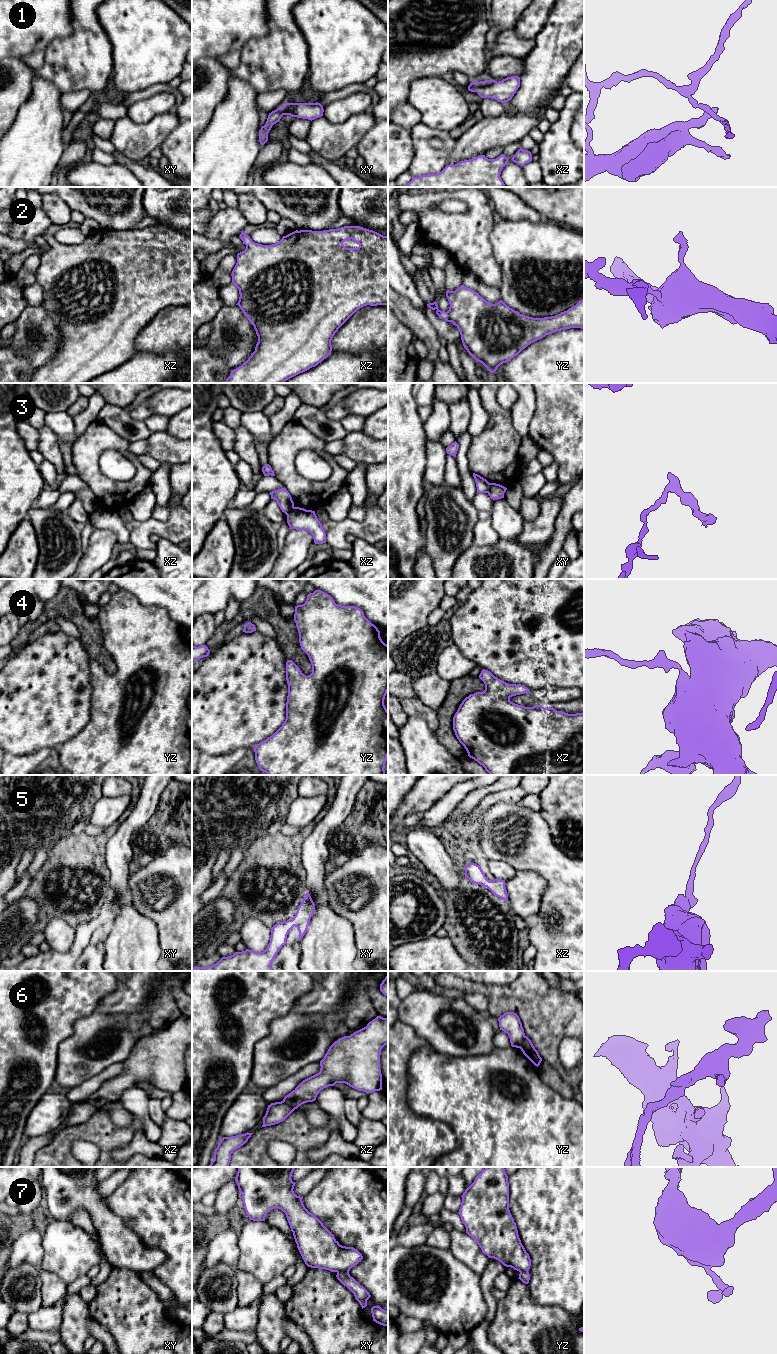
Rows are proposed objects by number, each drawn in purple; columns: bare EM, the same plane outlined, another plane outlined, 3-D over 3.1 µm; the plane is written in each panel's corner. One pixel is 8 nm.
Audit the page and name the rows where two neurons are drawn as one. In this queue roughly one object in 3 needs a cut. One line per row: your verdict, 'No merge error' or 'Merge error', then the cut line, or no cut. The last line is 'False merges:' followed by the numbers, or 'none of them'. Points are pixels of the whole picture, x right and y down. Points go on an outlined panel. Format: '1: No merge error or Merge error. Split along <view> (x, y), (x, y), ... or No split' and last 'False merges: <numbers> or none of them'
1: No merge error. No split
2: No merge error. No split
3: Merge error. Split along xy (490, 483), (490, 487), (486, 492)
4: No merge error. No split
5: No merge error. No split
6: Merge error. Split along xz (282, 1101), (294, 1109)
7: Merge error. Split along xy (348, 1271), (339, 1271), (337, 1273)
False merges: 3, 6, 7

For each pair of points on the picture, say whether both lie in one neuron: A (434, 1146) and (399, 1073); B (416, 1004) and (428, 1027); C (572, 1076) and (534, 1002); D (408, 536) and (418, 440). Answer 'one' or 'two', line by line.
A: one
B: one
C: one
D: one

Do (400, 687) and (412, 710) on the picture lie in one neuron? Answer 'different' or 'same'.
same

